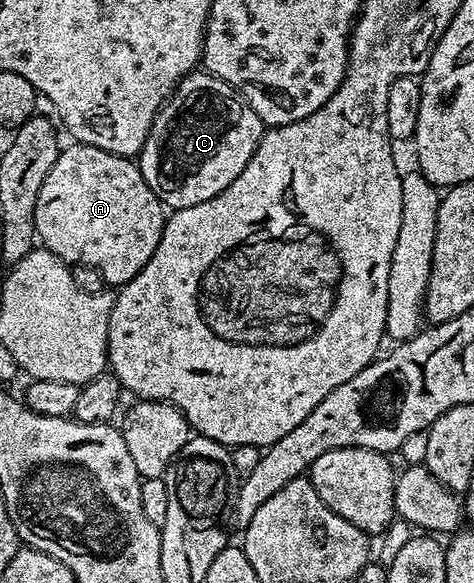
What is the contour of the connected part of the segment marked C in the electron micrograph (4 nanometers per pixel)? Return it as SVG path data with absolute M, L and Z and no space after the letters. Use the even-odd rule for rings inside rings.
M193 70L177 82L172 95L157 112L138 157L140 173L165 209L198 206L198 202L206 202L222 194L222 190L226 190L226 186L230 186L230 182L246 170L265 131L266 125L260 121L258 114L254 114L252 107L237 96L232 87L222 82L222 78L203 70Z

